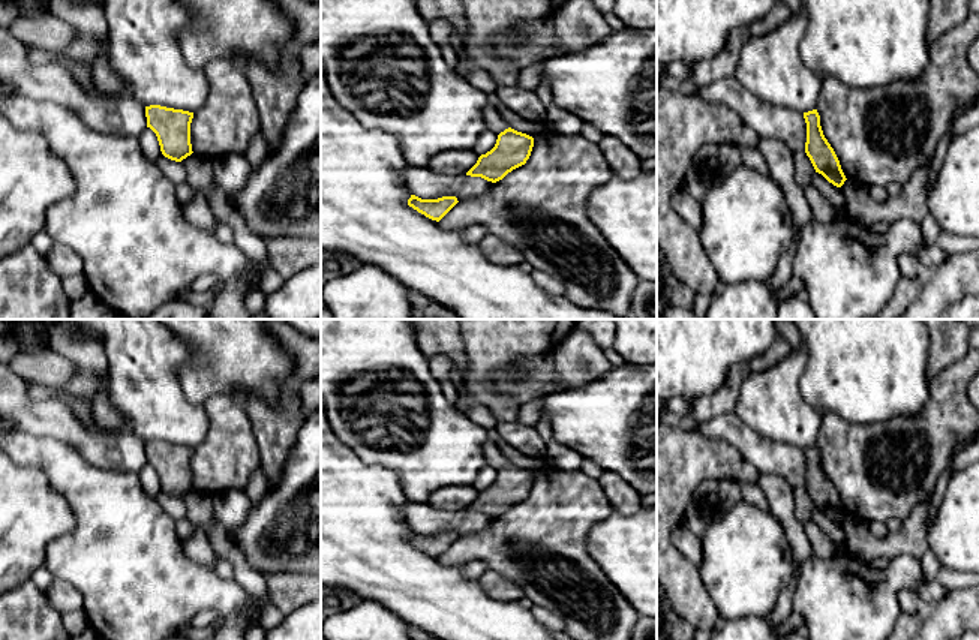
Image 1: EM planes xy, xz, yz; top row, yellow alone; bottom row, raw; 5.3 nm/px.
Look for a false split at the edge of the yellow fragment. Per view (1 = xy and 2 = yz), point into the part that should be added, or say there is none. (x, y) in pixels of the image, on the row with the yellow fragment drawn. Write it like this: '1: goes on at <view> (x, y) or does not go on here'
1: does not go on here
2: does not go on here

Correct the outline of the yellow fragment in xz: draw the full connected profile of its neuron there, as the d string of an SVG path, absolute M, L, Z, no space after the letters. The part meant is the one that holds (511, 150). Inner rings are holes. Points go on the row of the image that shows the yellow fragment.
M511 127L498 135L495 147L481 154L477 163L466 172L496 183L508 172L526 163L534 147L534 138Z

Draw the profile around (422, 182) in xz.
M409 165L406 169L406 186L412 195L421 199L456 196L460 202L484 195L493 183L481 177L444 175L430 171L427 166Z

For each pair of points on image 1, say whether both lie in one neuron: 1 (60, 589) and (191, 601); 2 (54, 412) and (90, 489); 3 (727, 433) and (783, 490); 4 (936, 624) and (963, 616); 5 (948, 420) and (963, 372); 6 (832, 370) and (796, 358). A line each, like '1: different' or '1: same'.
1: different
2: different
3: different
4: same
5: same
6: different

